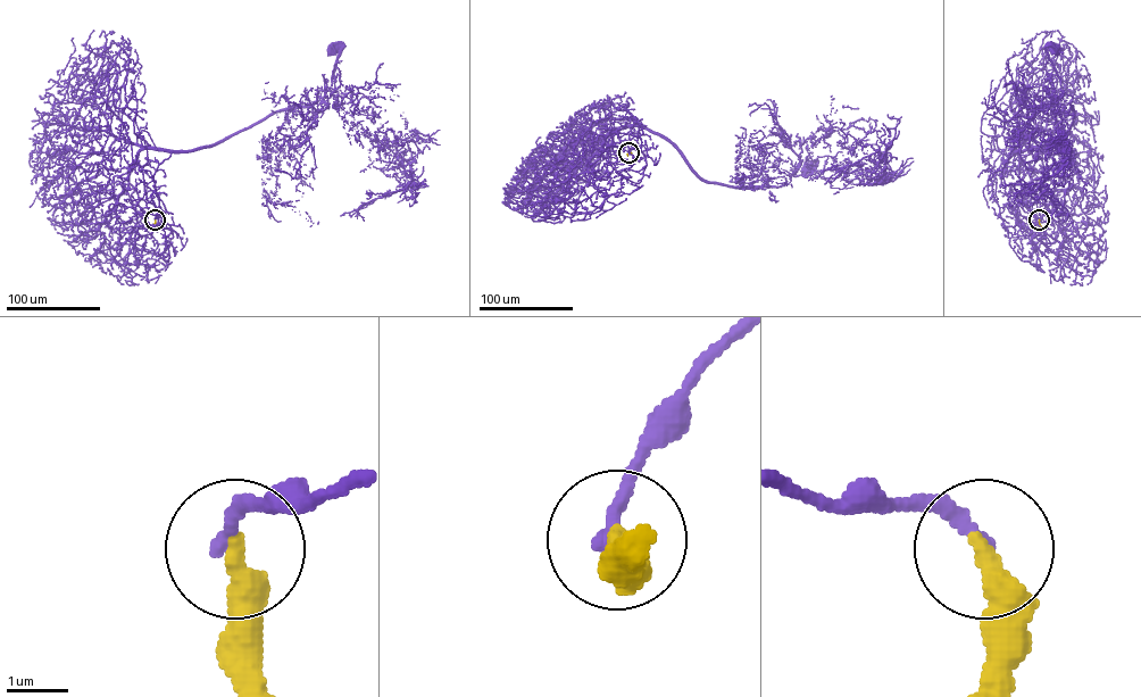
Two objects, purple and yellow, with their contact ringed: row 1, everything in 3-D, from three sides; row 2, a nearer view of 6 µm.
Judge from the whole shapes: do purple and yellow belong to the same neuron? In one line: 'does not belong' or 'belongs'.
belongs

